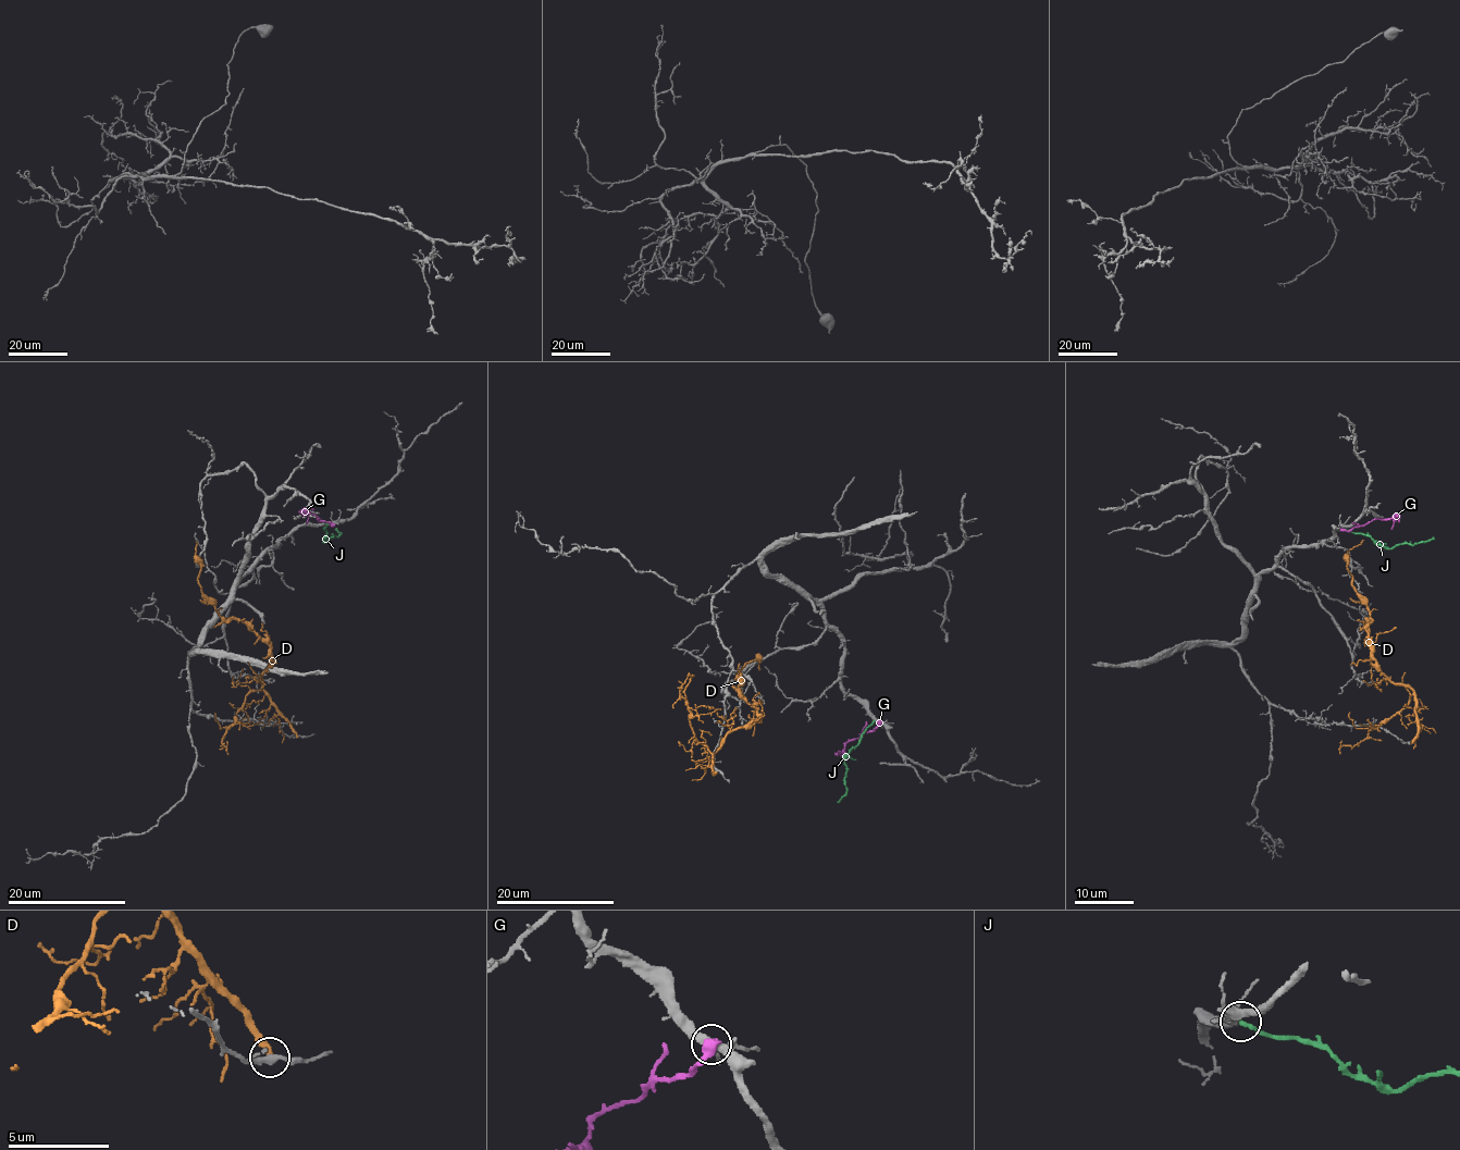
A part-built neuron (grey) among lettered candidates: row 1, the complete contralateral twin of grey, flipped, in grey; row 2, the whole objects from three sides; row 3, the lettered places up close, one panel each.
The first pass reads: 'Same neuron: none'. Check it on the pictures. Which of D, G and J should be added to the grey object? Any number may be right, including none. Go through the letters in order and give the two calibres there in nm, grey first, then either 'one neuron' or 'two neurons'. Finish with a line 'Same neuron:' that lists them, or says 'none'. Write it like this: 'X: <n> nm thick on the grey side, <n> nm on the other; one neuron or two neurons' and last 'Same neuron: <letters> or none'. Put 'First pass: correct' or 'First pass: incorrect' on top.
First pass: incorrect
D: 320 nm thick on the grey side, 360 nm on the other; two neurons
G: 340 nm thick on the grey side, 480 nm on the other; two neurons
J: 400 nm thick on the grey side, 220 nm on the other; one neuron
Same neuron: J

